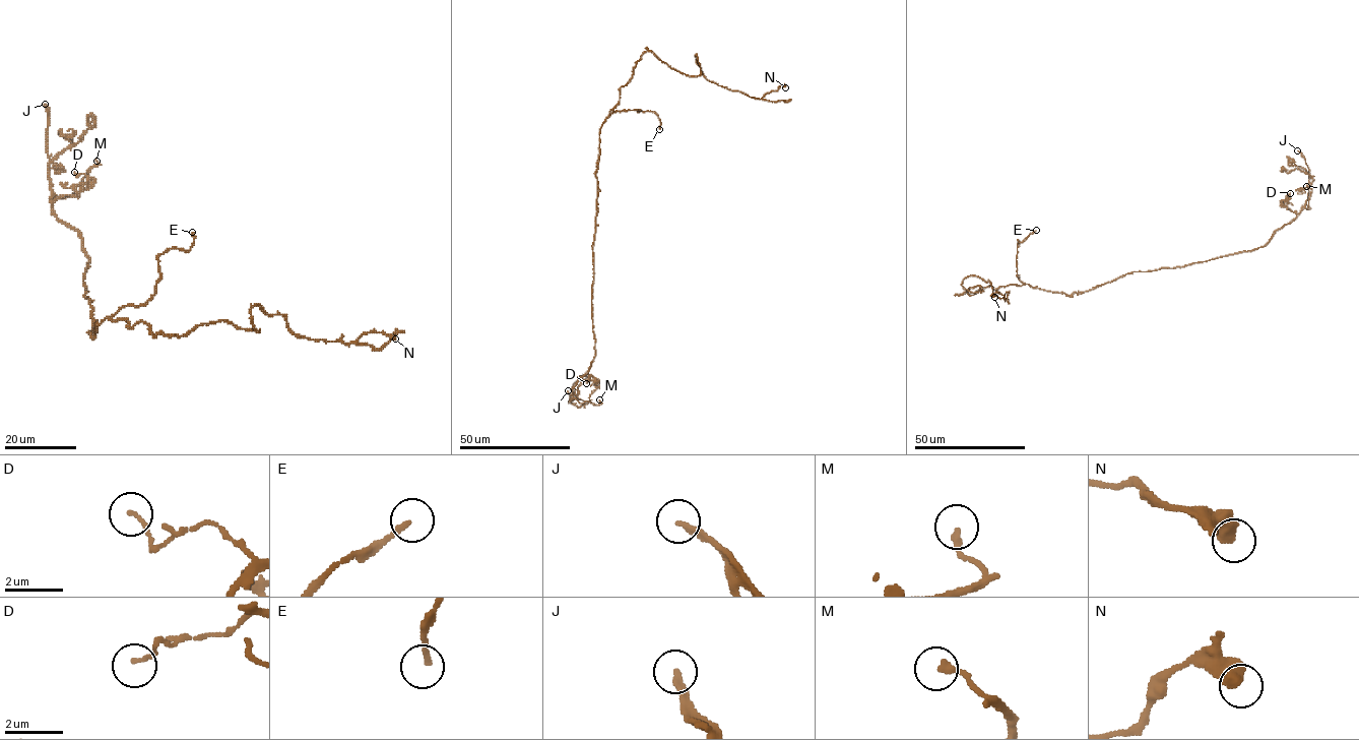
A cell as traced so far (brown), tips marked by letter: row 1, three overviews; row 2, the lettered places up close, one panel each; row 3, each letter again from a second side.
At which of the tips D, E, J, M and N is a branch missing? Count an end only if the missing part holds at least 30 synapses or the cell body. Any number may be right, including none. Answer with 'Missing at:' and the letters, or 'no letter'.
Missing at: E, J

